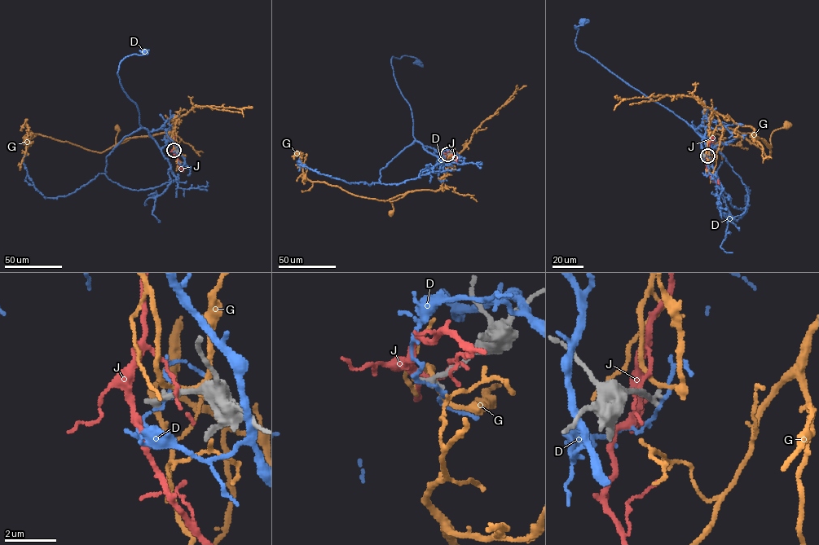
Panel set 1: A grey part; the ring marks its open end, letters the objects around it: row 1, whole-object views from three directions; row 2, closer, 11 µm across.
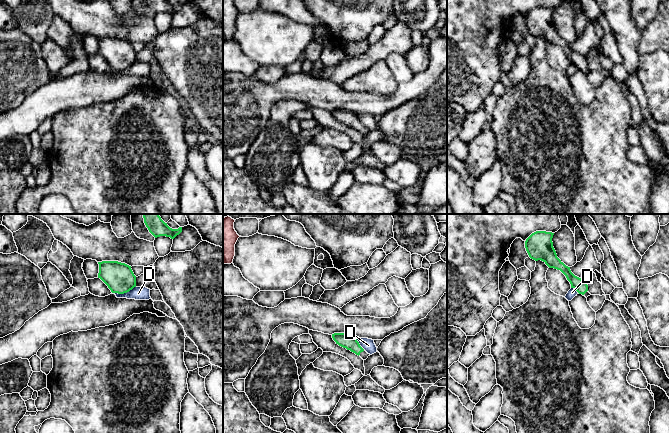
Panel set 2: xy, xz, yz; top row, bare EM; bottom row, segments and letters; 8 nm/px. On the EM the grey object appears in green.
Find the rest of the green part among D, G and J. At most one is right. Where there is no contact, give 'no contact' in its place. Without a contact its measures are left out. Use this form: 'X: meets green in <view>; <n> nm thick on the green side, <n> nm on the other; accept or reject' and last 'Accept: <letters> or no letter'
D: meets green in xy; 240 nm thick on the green side, 110 nm on the other; reject
G: no contact; reject
J: no contact; reject
Accept: no letter

